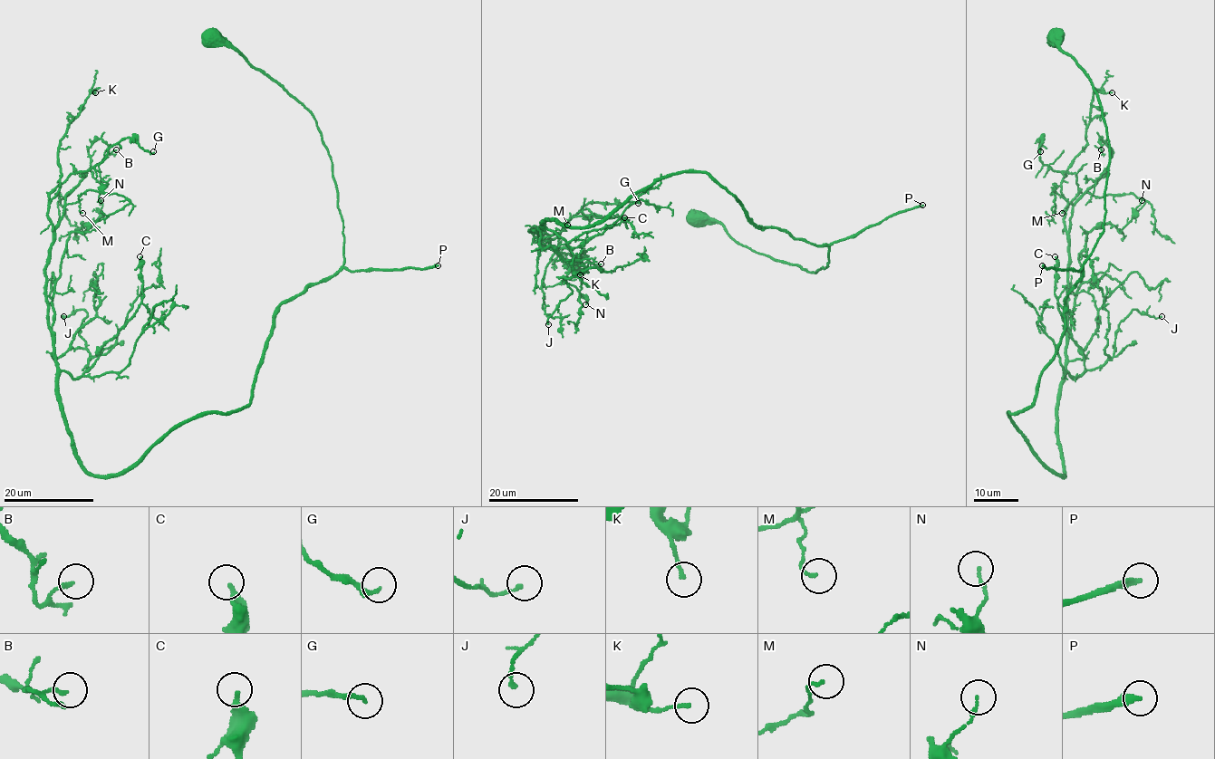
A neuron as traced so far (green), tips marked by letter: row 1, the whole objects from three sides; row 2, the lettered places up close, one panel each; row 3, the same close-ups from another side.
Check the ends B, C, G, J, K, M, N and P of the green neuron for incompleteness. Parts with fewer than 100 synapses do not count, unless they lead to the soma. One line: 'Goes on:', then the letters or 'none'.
Goes on: P

